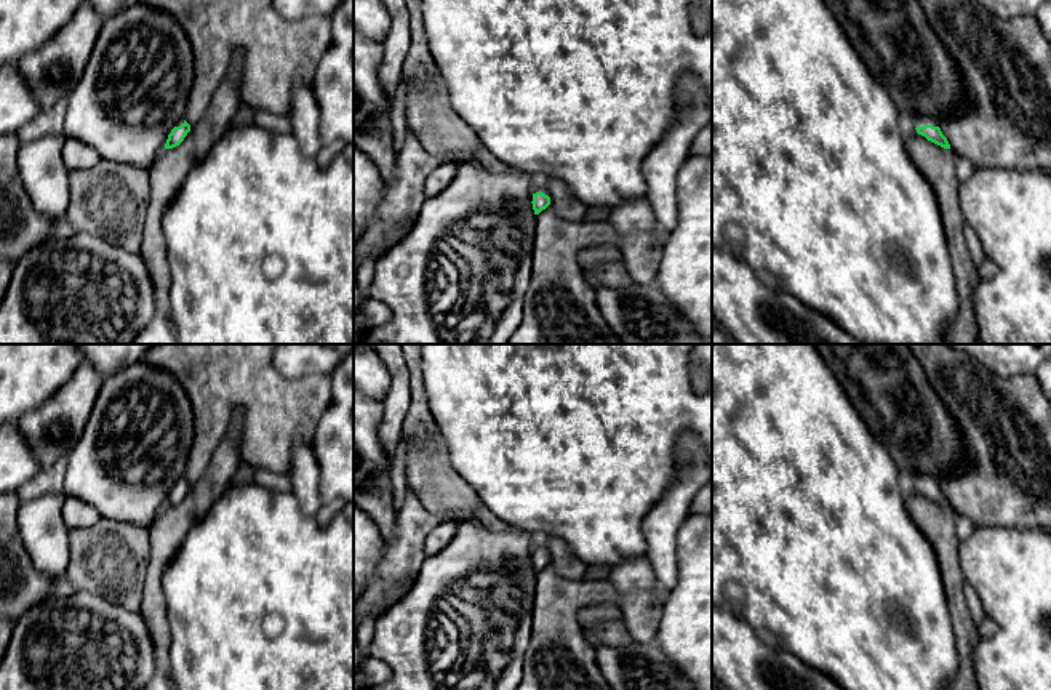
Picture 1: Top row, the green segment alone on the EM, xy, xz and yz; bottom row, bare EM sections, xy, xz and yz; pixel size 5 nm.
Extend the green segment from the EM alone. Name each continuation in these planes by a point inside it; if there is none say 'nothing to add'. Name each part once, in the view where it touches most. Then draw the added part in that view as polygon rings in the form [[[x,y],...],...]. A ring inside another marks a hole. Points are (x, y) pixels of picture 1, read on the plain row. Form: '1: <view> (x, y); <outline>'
1: yz (915, 477); [[[913,471],[910,475],[909,475],[909,483],[917,487],[917,485],[925,485],[925,483],[933,483],[933,485],[937,485],[937,480],[929,477],[929,475],[925,475],[918,471]]]

